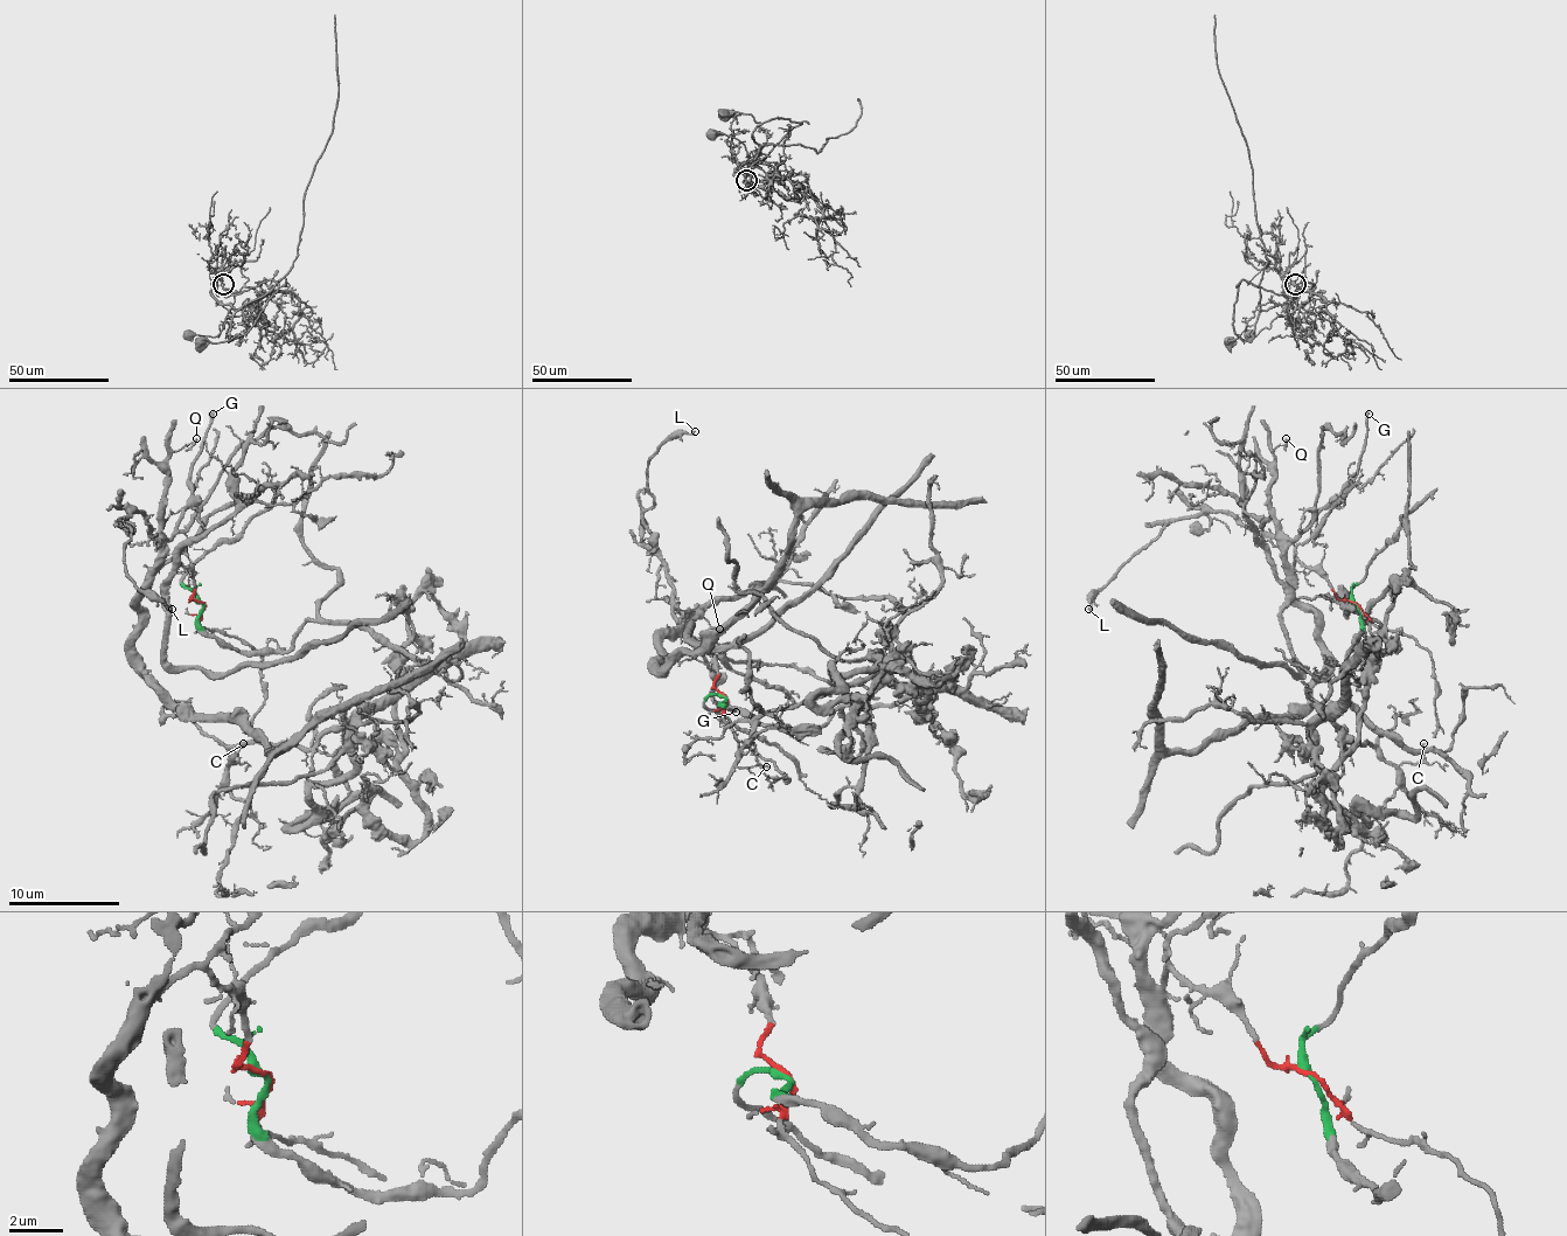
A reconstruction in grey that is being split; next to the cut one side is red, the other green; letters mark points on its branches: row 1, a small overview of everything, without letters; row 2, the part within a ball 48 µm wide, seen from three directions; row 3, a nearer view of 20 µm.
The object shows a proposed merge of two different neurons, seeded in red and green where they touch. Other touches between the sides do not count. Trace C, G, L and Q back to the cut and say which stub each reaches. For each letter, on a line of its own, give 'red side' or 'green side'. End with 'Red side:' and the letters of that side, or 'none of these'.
C: green side
G: red side
L: red side
Q: red side
Red side: G, L, Q

